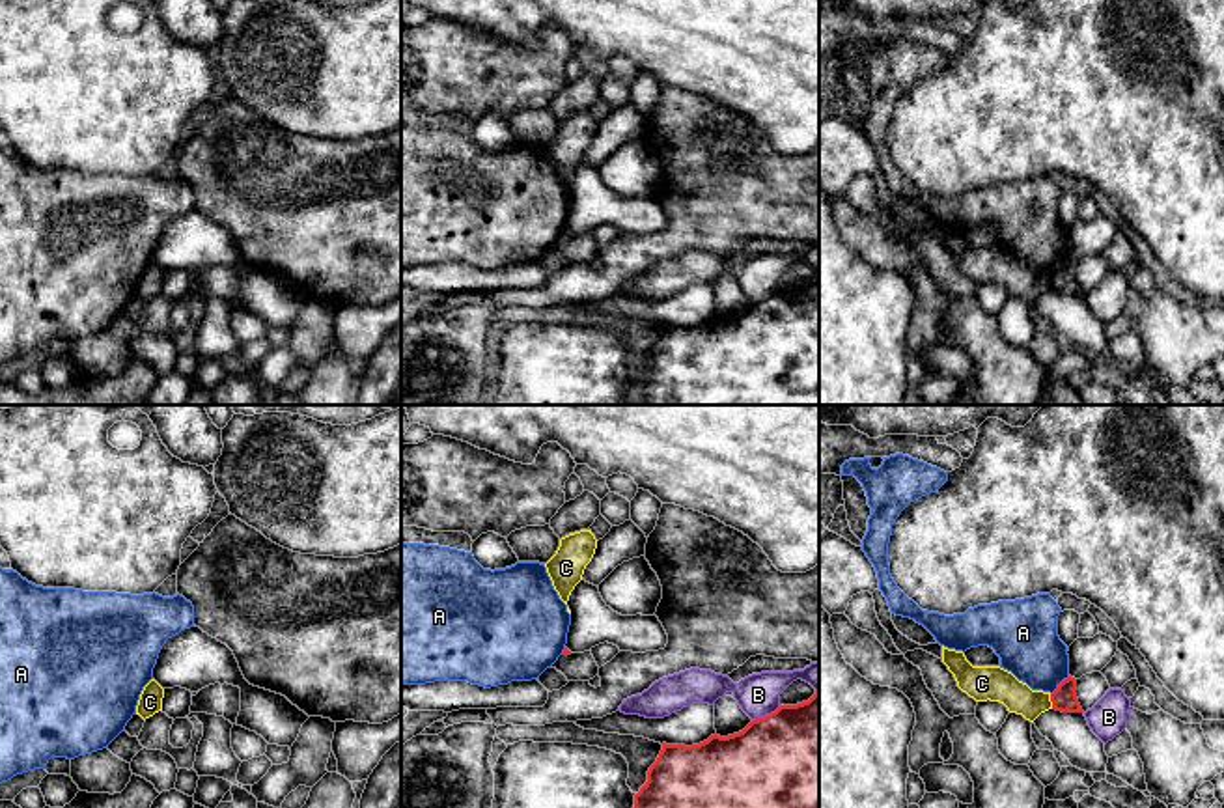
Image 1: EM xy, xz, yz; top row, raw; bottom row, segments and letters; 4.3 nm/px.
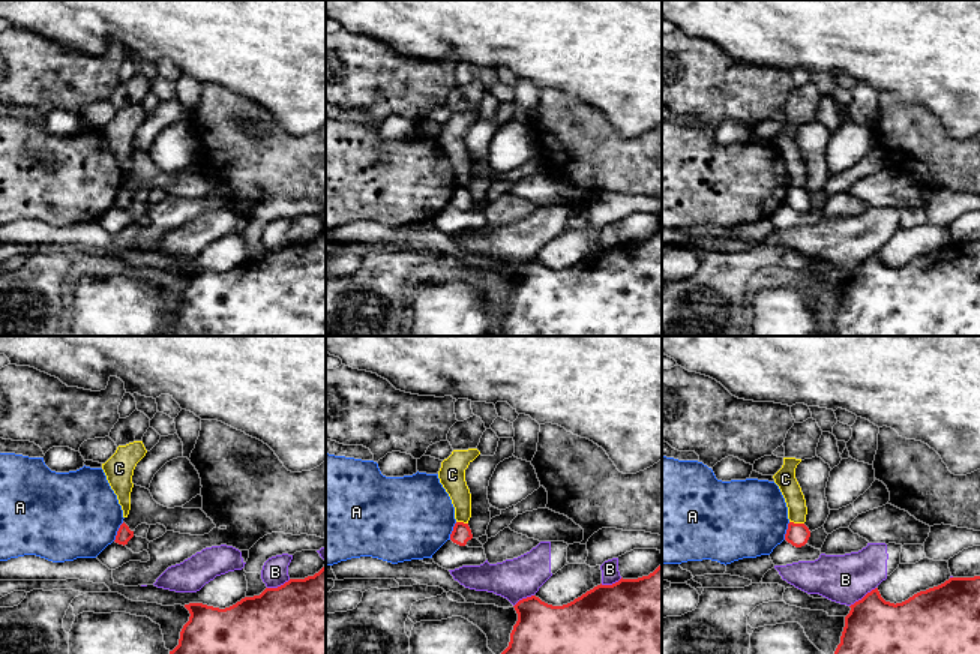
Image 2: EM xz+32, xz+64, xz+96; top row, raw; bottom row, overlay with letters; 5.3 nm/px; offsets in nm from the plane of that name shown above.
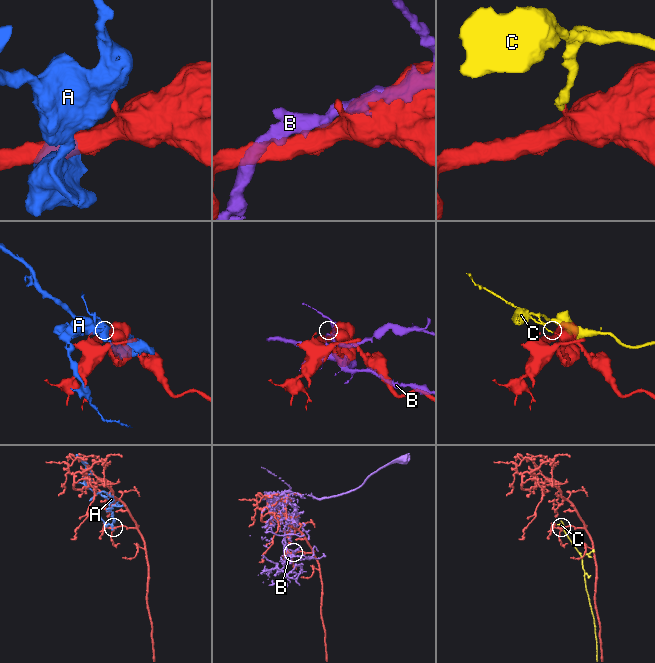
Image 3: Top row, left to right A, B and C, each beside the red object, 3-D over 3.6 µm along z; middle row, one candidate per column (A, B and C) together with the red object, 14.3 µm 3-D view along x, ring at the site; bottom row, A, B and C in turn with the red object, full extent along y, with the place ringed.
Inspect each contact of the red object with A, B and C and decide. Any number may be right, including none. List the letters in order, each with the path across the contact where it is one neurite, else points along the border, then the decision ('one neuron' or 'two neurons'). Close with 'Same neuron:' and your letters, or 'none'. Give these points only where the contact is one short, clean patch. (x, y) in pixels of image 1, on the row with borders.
A: two neurons
B: two neurons
C: along yz (1049, 695), (1053, 708) | two neurons
Same neuron: none

